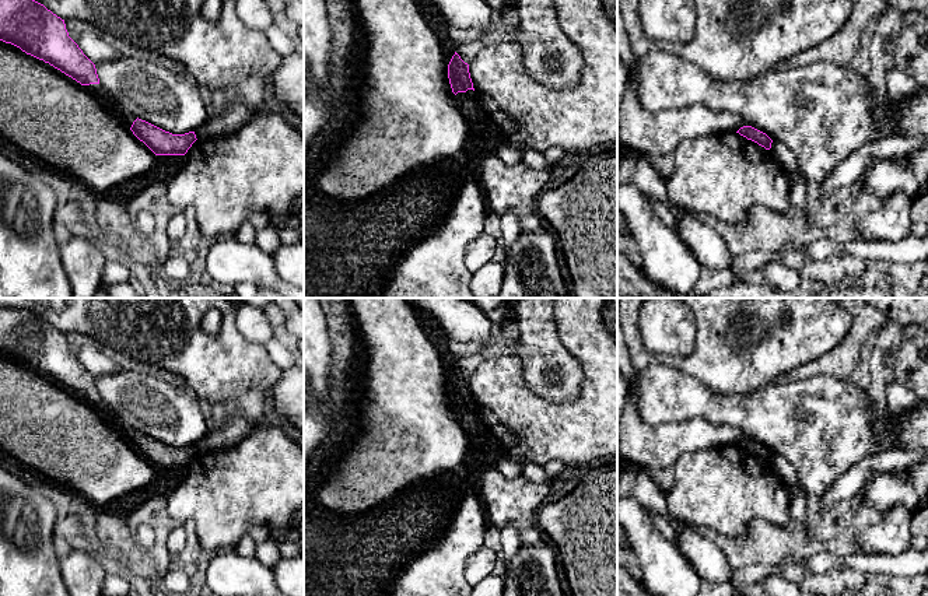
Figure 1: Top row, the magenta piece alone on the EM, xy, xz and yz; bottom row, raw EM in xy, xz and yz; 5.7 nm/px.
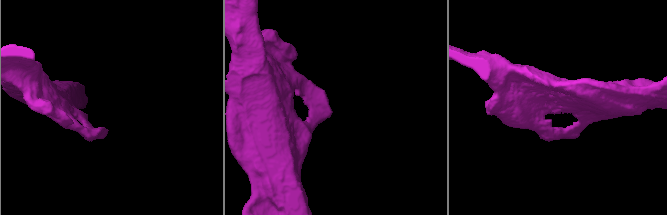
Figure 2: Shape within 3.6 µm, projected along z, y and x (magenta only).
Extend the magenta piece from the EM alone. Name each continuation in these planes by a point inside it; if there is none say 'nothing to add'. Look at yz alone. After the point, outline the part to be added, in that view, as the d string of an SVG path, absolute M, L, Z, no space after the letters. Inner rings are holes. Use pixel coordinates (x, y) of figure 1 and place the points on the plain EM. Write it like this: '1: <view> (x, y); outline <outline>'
nothing to add

